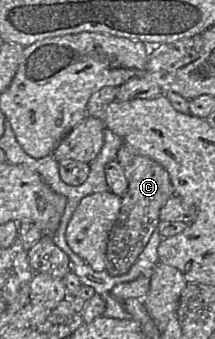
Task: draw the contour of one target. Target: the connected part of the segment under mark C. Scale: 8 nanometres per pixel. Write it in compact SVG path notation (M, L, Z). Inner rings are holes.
M126 144L118 150L116 160L123 168L128 188L122 196L120 212L108 238L106 270L113 276L127 273L146 247L160 221L160 210L175 195L166 169L149 157L137 153Z

